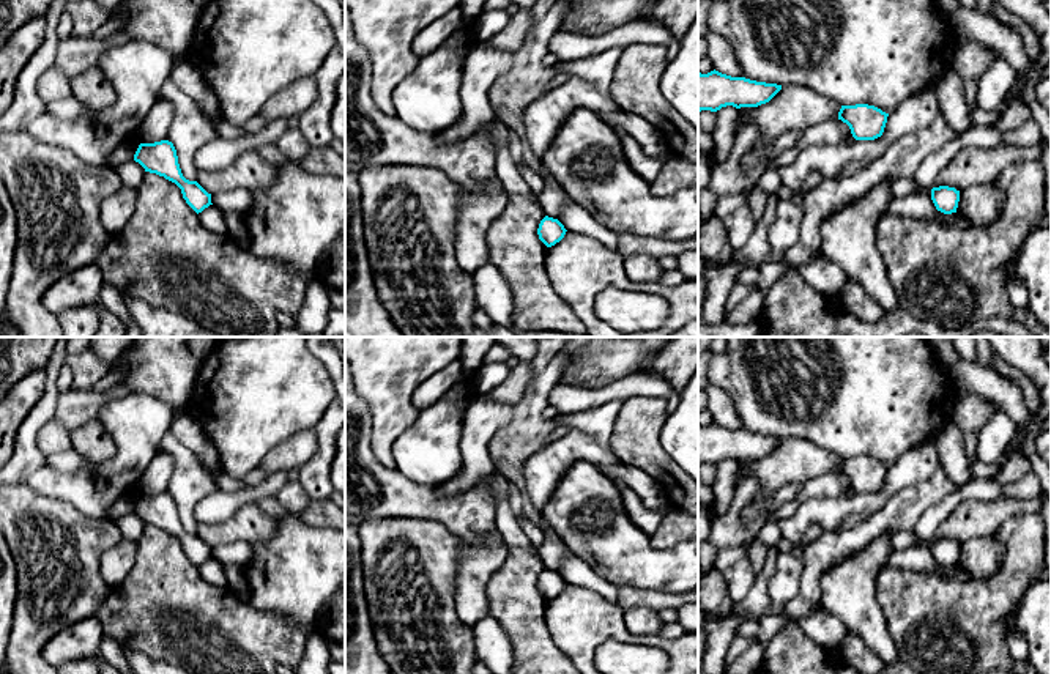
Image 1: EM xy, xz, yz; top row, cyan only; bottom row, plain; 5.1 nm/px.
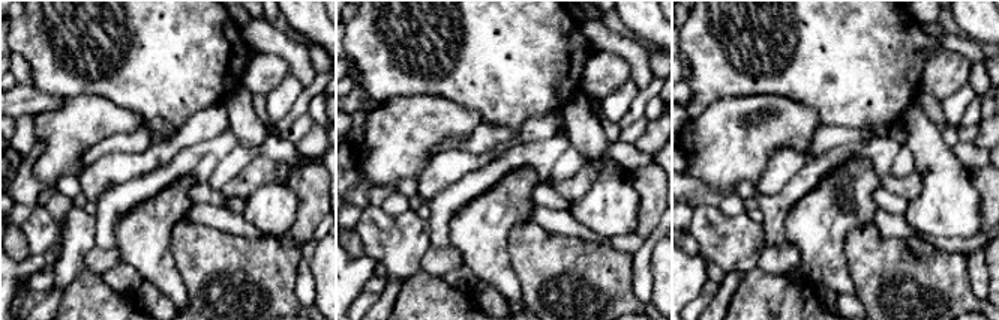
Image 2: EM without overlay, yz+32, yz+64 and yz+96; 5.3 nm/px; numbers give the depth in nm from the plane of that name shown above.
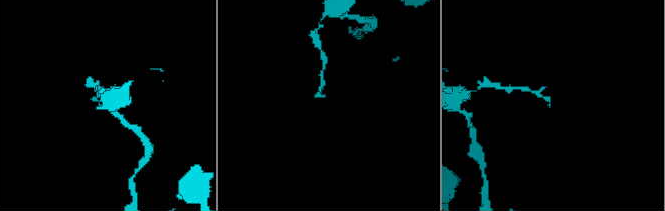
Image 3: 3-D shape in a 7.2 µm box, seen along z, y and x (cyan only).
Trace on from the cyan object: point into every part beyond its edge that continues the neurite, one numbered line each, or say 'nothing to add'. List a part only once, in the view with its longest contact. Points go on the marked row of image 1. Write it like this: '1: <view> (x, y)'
nothing to add

